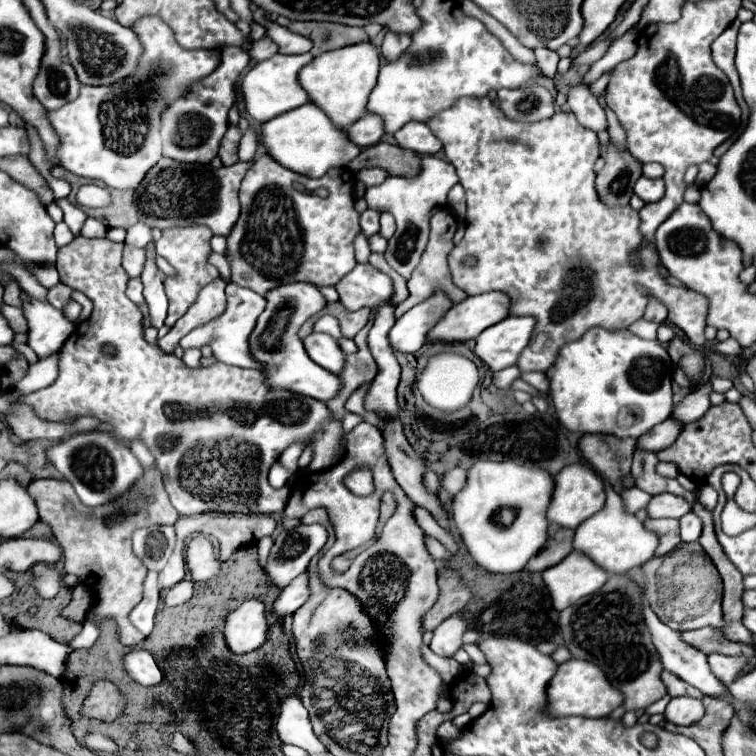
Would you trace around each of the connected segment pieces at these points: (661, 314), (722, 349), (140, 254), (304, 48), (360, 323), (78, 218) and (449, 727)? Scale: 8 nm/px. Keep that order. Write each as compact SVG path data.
M649 299L645 319L653 319L657 323L663 323L667 319L667 307L659 299Z
M732 337L725 341L718 342L714 348L725 356L736 356L741 352L741 346Z
M125 243L123 267L125 267L127 275L129 277L139 277L141 271L143 271L143 265L145 265L145 249L139 249L139 247L133 247L133 245Z
M271 21L267 25L267 35L279 45L279 53L285 53L285 55L307 53L313 47L311 39L297 35L297 33L291 33L291 31L287 31L287 27L281 27L281 25L271 23Z
M339 301L337 303L329 303L329 315L339 319L341 331L345 337L353 339L369 321L369 309L359 309L359 311L347 311Z
M55 199L55 203L62 209L66 225L73 235L79 236L82 226L87 219L87 215L76 205L72 204L69 199Z
M452 720L443 722L437 729L437 735L439 739L444 740L443 742L448 742L460 735L462 732L461 729L458 729L453 723Z

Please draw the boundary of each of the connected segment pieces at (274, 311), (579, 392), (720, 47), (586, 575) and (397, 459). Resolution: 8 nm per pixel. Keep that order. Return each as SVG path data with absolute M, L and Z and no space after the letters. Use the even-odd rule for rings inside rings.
M285 283L281 287L275 287L273 291L267 291L265 299L267 307L257 319L257 327L251 335L251 349L255 349L255 357L259 359L259 363L267 367L265 377L269 385L285 387L293 393L301 393L323 403L335 399L343 389L339 375L333 375L313 363L303 347L303 341L297 337L301 325L327 305L319 287L313 283Z
M589 329L581 339L565 343L555 363L545 371L549 379L549 397L553 399L555 411L559 421L565 429L573 433L603 433L613 435L619 439L639 439L655 425L669 419L673 411L673 391L671 391L671 377L673 377L673 363L669 353L661 347L657 339L647 341L633 335L629 329Z
M733 21L723 35L719 35L713 45L711 45L711 53L713 53L713 61L715 65L729 77L733 89L735 89L735 97L739 101L739 105L743 109L745 107L745 101L743 101L743 95L741 95L741 87L739 87L739 75L737 75L737 69L735 69L735 43L737 43L737 31L739 31L739 21Z
M573 551L561 563L543 571L543 581L551 593L553 607L563 611L581 597L595 593L605 585L609 573L595 565L585 553Z
M399 419L397 423L385 423L383 439L385 439L385 451L391 471L397 483L401 485L401 489L409 495L409 499L413 499L415 505L427 509L431 517L437 521L437 525L449 529L451 523L447 519L447 511L443 509L441 499L437 497L437 493L427 491L423 485L423 475L427 469L425 459L405 439Z

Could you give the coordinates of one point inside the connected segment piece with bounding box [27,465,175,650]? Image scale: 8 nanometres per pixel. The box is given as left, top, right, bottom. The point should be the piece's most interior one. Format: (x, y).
(95, 540)

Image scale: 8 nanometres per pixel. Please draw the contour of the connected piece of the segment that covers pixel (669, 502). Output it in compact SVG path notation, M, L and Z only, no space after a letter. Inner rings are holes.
M673 493L655 495L655 497L651 497L651 501L647 505L647 513L653 519L659 519L659 517L681 519L689 511L691 511L691 505L683 497L677 497Z

